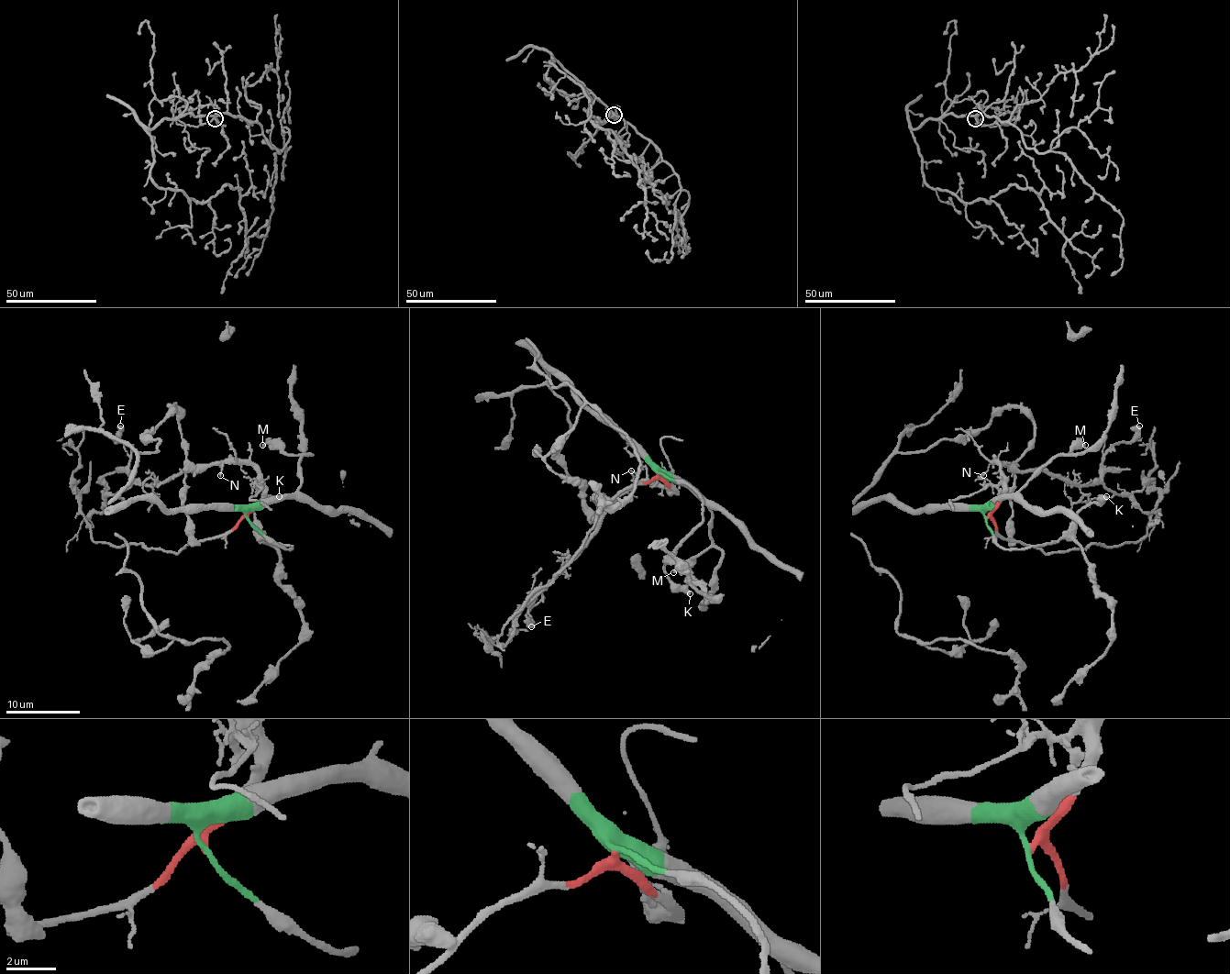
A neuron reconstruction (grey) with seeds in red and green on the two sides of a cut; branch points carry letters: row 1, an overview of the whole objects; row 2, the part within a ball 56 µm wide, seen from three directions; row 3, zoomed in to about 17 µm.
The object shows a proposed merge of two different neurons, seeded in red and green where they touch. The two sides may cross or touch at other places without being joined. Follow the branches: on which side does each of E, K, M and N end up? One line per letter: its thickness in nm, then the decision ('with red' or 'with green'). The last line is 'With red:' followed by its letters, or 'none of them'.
E: calibre 600 nm; with red
K: calibre 460 nm; with green
M: calibre 240 nm; with green
N: calibre 140 nm; with red
With red: E, N

